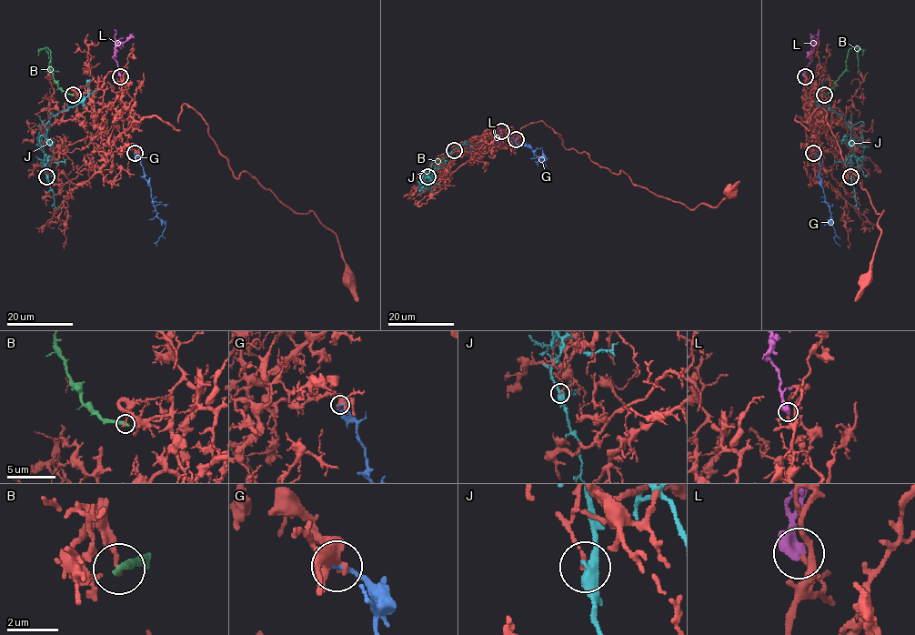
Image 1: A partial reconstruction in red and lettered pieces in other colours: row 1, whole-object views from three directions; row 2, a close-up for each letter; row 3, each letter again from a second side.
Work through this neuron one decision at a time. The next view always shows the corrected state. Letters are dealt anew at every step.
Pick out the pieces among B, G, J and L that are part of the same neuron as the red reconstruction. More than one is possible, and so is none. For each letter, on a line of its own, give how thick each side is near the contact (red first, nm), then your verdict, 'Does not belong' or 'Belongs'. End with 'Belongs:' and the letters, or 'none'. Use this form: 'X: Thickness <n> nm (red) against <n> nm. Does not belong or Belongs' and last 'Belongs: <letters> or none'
B: Thickness 170 nm (red) against 280 nm. Does not belong
G: Thickness 340 nm (red) against 220 nm. Does not belong
J: Thickness 120 nm (red) against 440 nm. Does not belong
L: Thickness 170 nm (red) against 550 nm. Belongs
Belongs: L

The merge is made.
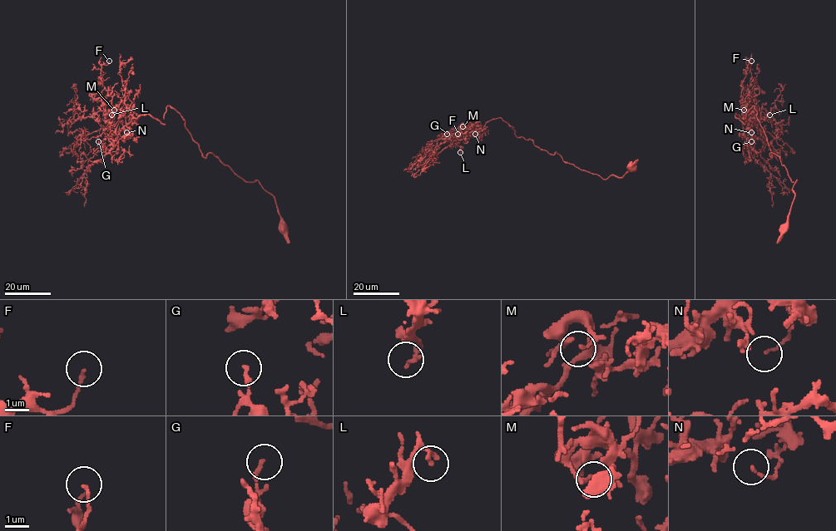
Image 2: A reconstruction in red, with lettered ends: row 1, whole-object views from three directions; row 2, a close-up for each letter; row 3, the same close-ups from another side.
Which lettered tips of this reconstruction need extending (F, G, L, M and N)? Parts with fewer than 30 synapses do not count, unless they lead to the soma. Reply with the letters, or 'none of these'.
none of these

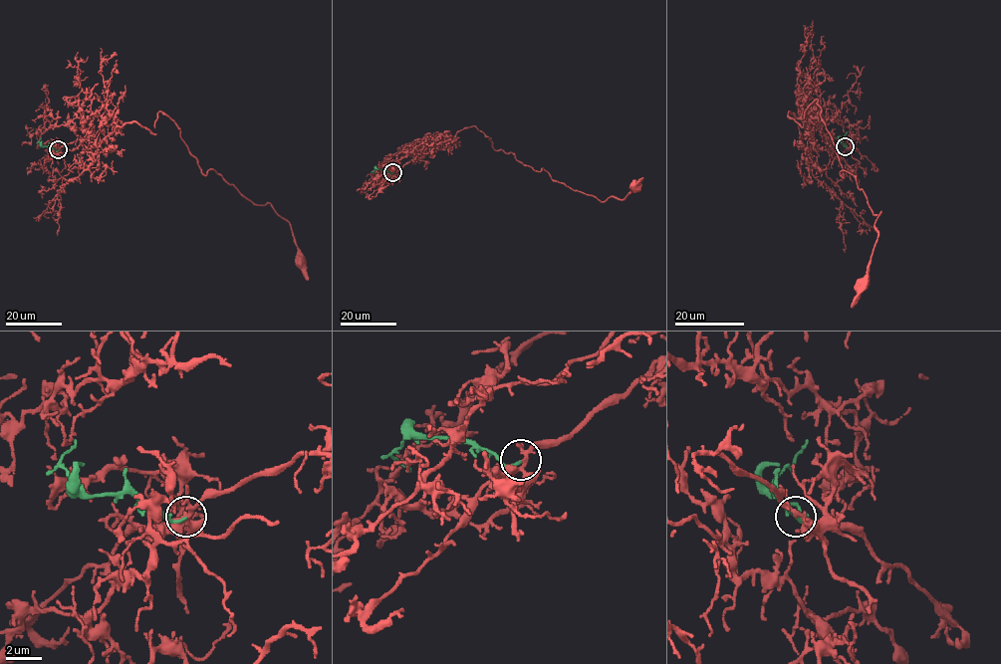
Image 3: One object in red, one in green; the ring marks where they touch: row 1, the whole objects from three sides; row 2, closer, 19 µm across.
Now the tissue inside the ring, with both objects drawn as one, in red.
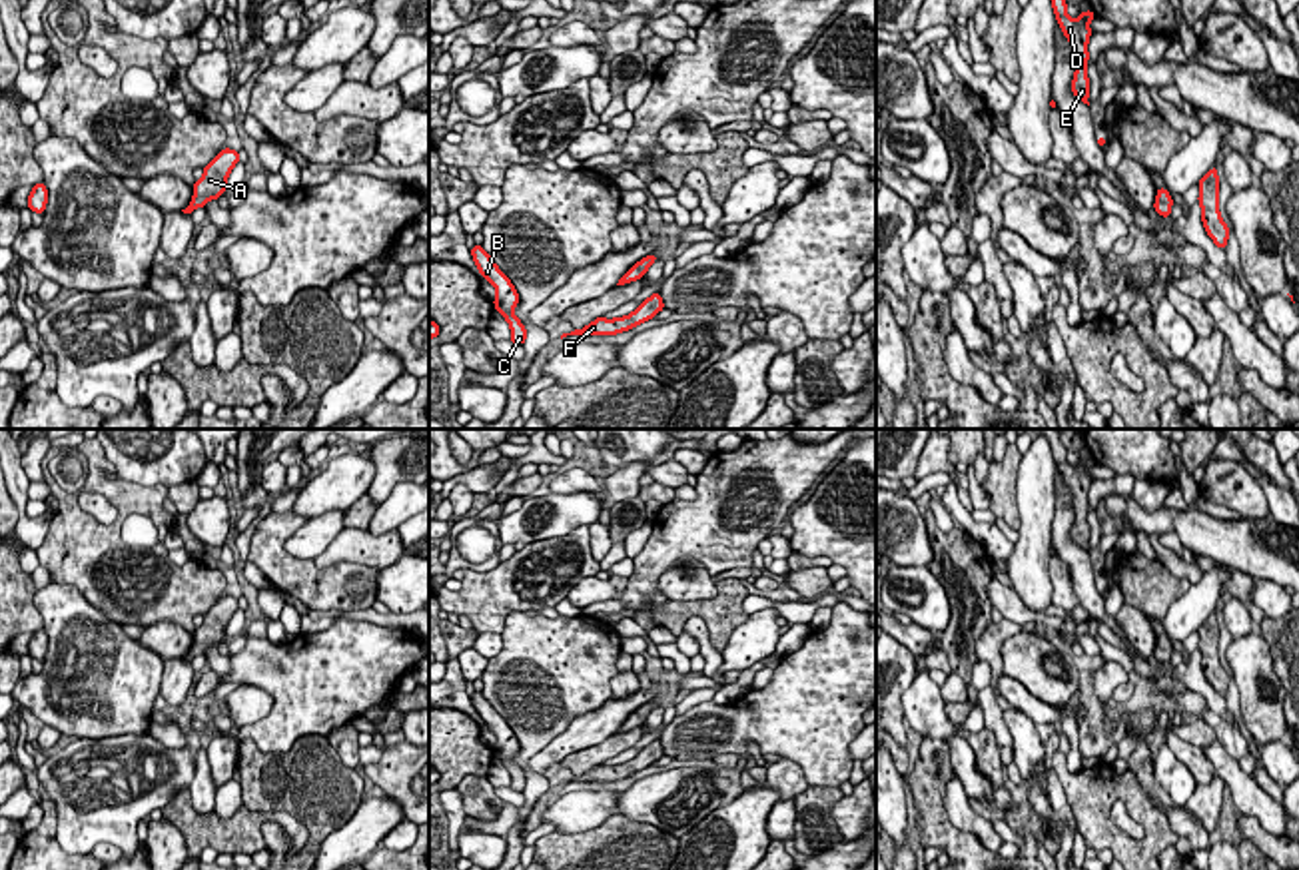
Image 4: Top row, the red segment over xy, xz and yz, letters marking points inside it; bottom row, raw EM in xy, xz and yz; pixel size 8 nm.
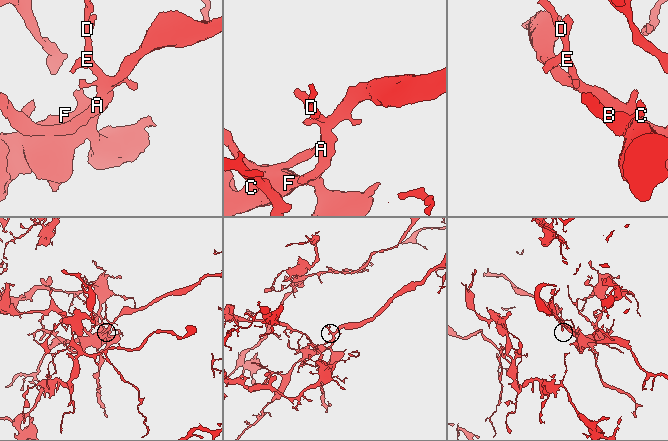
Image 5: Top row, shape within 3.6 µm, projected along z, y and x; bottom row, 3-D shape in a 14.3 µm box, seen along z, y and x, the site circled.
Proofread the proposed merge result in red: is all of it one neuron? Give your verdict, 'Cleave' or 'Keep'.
Keep

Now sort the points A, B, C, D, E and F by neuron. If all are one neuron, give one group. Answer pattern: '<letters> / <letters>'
A B C D E F

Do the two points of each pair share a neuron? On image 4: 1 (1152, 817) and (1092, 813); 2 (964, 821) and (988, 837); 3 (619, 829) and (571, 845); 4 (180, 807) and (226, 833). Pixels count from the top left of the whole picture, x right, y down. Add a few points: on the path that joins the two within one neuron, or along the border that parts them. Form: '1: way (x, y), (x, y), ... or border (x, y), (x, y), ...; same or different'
1: way (1138, 803), (1130, 795), (1110, 795), (1106, 799); same
2: way (970, 821), (982, 831); same
3: way (607, 841), (603, 845), (583, 845); same
4: way (192, 819), (204, 831), (214, 831); same

